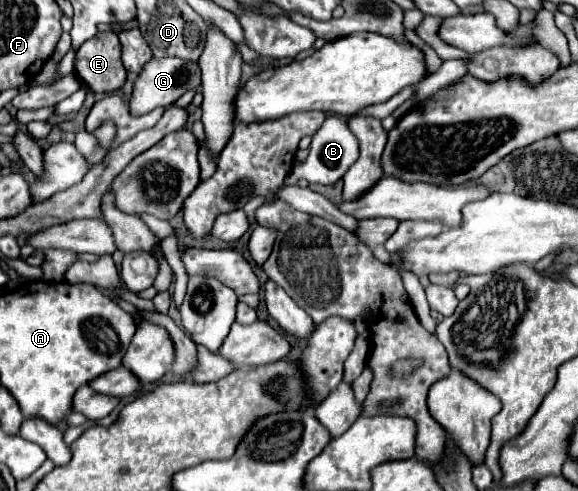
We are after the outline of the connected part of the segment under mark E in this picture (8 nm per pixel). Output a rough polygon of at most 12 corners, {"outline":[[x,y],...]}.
{"outline":[[115,32],[81,44],[77,76],[93,92],[125,84]]}

